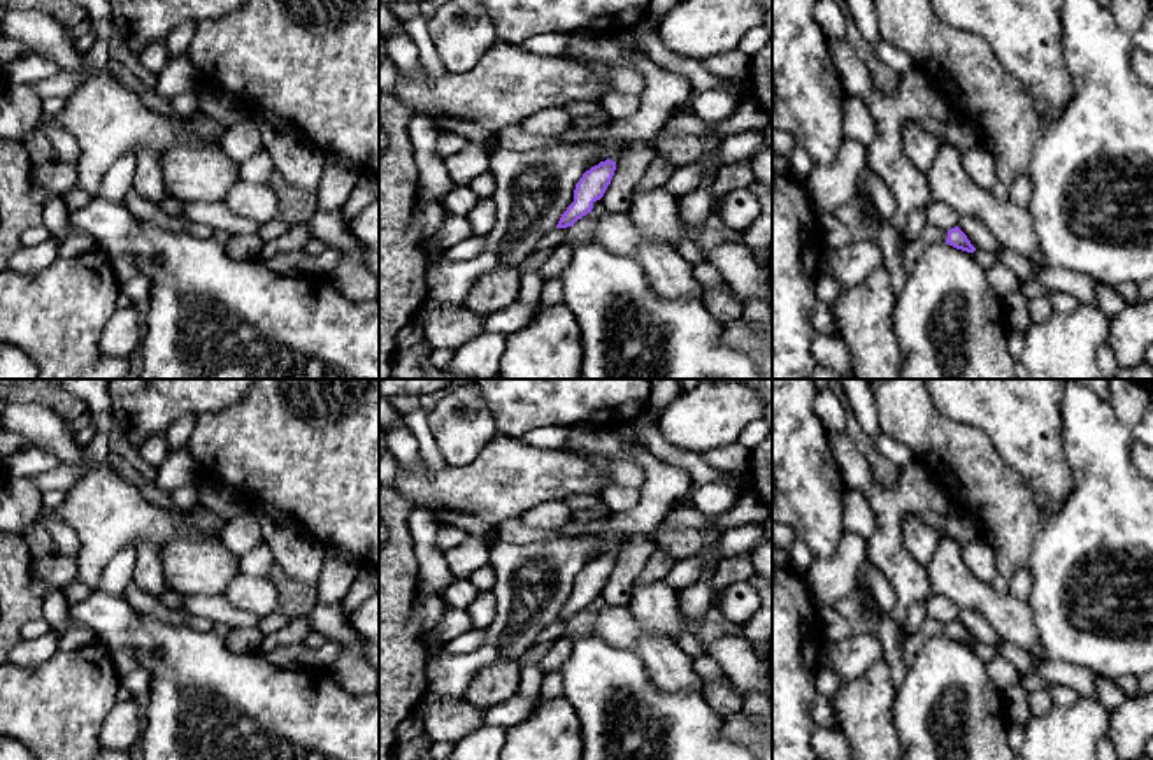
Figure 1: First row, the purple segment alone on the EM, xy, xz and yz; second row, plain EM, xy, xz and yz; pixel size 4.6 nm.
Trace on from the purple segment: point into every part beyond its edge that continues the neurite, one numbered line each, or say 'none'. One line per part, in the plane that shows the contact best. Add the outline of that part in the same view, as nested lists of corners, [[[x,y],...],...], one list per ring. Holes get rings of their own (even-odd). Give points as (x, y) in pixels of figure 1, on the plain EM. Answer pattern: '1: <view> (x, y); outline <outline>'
1: yz (930, 627); outline [[[927,616],[921,623],[921,632],[925,637],[934,637],[934,635],[946,635],[948,632],[948,623],[941,623],[930,616]]]

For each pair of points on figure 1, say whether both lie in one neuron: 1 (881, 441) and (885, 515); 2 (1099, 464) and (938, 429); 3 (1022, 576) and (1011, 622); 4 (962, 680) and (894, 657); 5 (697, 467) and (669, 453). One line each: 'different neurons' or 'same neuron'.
1: different neurons
2: different neurons
3: different neurons
4: different neurons
5: same neuron

